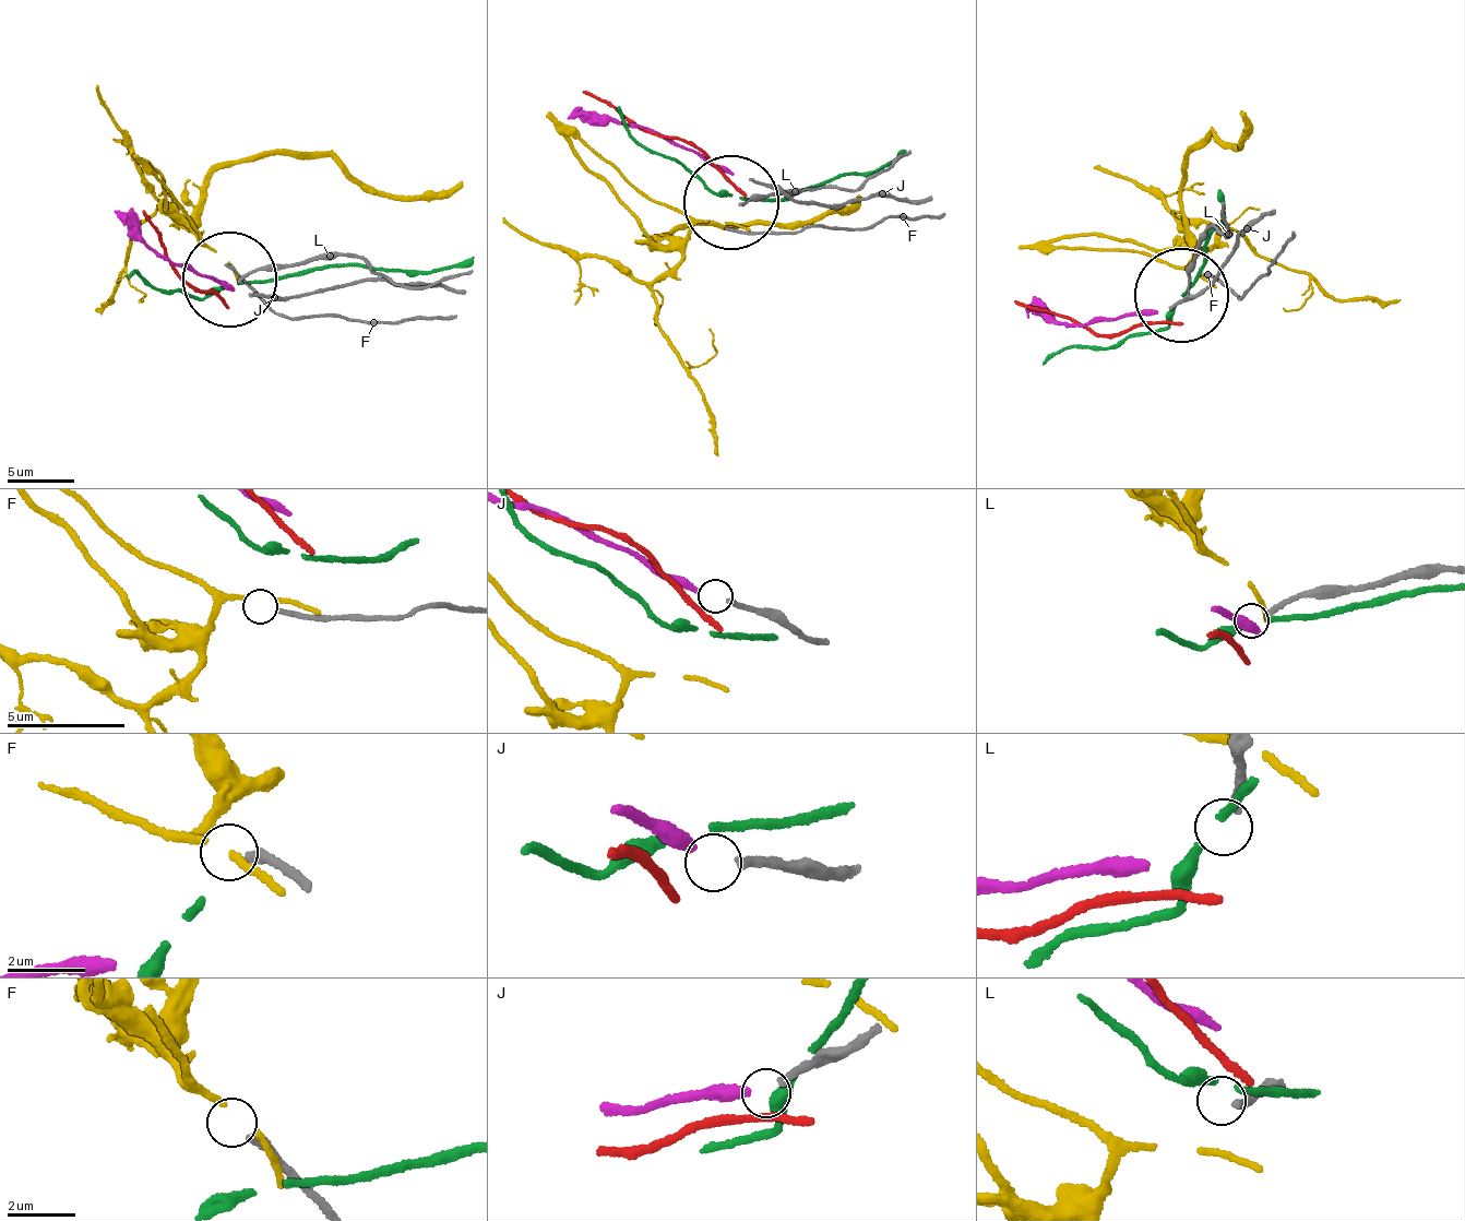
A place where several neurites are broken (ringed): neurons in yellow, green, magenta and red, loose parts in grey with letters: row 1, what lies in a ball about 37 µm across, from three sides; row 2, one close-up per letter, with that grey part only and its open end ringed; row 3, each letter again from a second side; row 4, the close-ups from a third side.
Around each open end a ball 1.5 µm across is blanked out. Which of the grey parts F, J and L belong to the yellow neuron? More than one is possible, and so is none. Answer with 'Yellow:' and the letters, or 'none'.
Yellow: none

